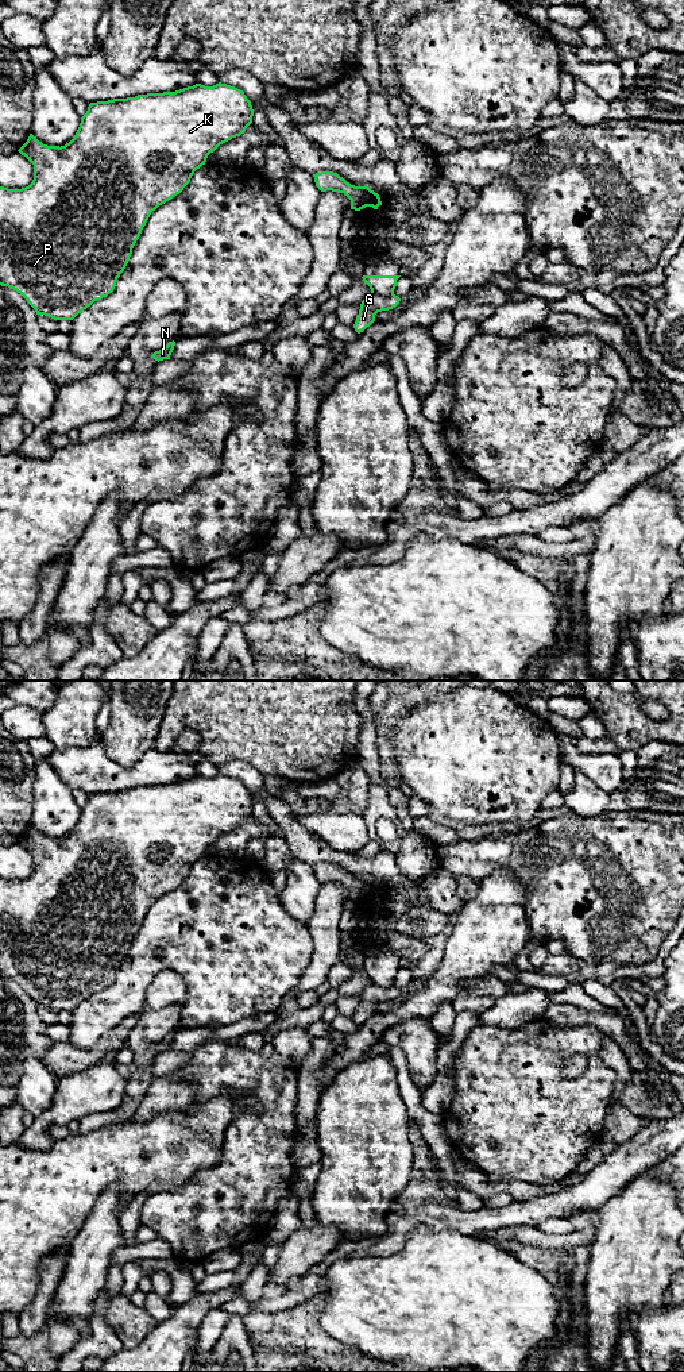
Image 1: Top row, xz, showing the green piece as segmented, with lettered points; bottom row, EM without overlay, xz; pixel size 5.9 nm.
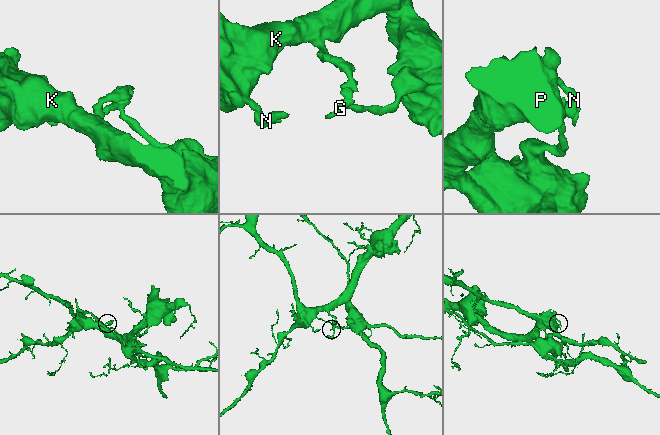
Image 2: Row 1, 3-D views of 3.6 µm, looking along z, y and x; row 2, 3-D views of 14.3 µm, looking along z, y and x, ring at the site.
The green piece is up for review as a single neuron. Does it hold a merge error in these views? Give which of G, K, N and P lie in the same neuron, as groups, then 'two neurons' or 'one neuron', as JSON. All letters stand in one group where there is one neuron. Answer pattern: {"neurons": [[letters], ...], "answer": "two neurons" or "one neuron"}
{"neurons": [["G"], ["K", "N", "P"]], "answer": "two neurons"}

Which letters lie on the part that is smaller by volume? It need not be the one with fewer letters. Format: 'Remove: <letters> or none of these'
Remove: G

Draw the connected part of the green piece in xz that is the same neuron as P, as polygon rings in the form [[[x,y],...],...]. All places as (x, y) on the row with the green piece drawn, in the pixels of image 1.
[[[221,82],[213,86],[196,84],[175,92],[147,93],[135,97],[90,103],[86,113],[81,117],[76,135],[69,143],[61,147],[43,144],[30,134],[27,142],[18,151],[34,165],[32,182],[22,189],[0,186],[0,285],[12,288],[20,293],[35,309],[36,315],[45,315],[54,320],[73,320],[94,301],[113,292],[116,281],[124,271],[132,248],[151,212],[179,194],[190,182],[194,172],[205,165],[208,155],[220,144],[244,134],[246,128],[252,123],[252,116],[254,109],[251,101],[243,90]]]

